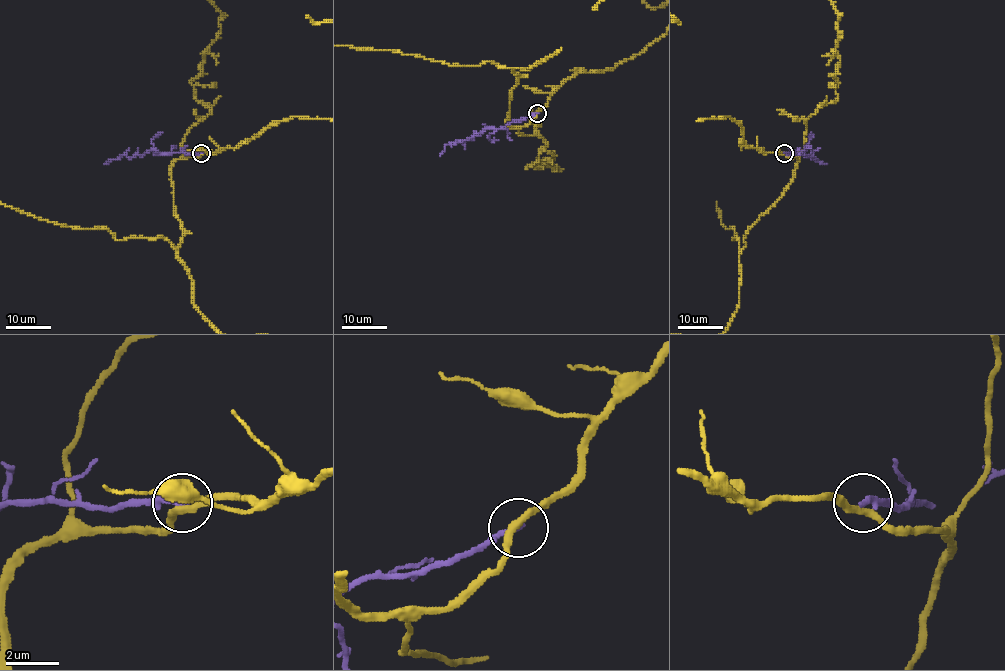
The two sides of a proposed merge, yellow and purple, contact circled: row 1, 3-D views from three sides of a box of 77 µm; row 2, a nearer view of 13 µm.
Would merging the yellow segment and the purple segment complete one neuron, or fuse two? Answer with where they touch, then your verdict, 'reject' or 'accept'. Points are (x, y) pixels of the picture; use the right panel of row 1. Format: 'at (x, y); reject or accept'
at (784, 153); reject

